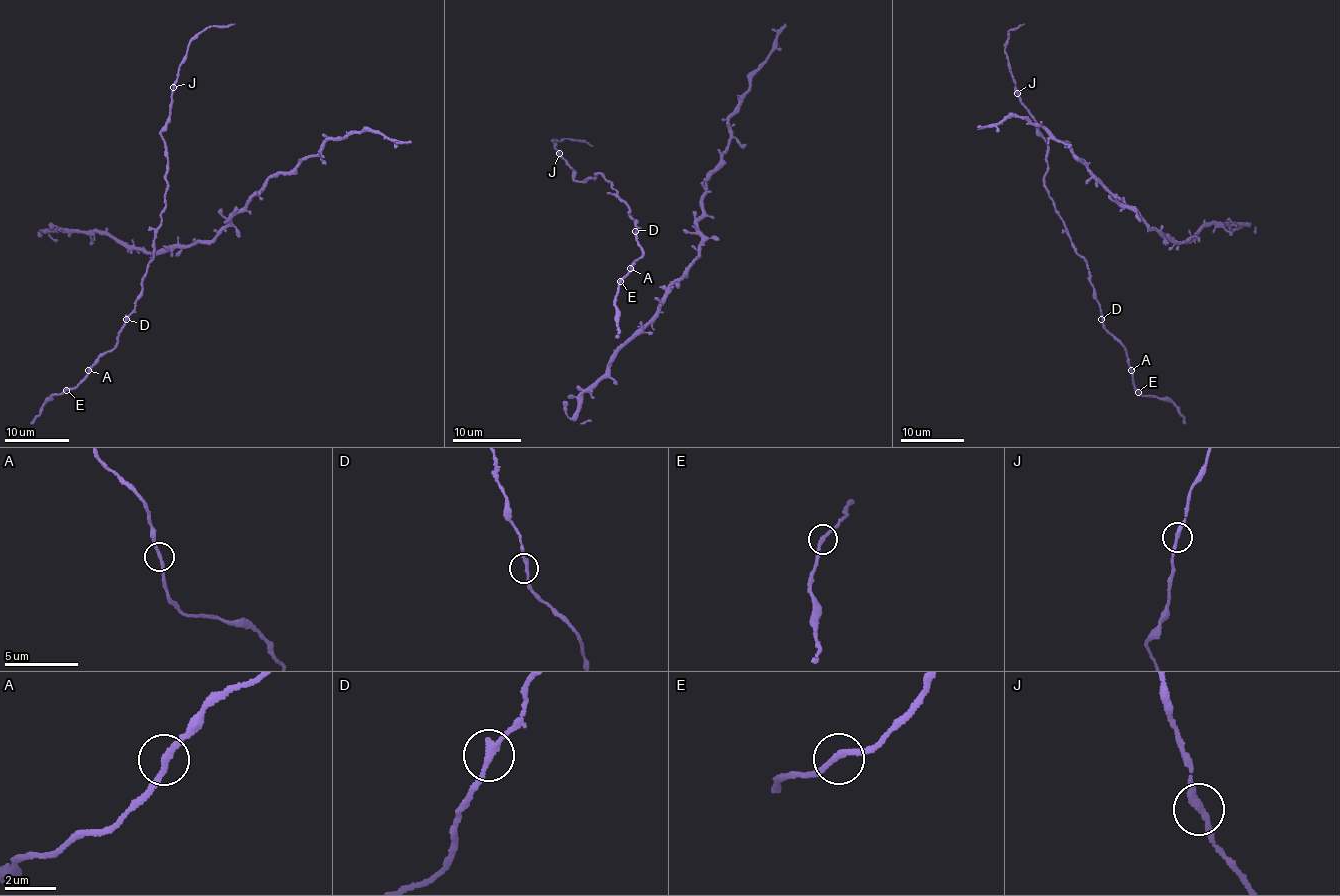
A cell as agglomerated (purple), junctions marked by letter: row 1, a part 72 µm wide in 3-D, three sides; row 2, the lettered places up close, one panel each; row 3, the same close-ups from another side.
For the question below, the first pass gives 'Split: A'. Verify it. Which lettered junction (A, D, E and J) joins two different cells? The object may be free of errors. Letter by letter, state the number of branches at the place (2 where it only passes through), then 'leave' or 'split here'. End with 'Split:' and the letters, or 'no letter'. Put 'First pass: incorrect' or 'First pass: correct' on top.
First pass: incorrect
A: branches 2; leave
D: branches 2; leave
E: branches 2; leave
J: branches 2; leave
Split: no letter

